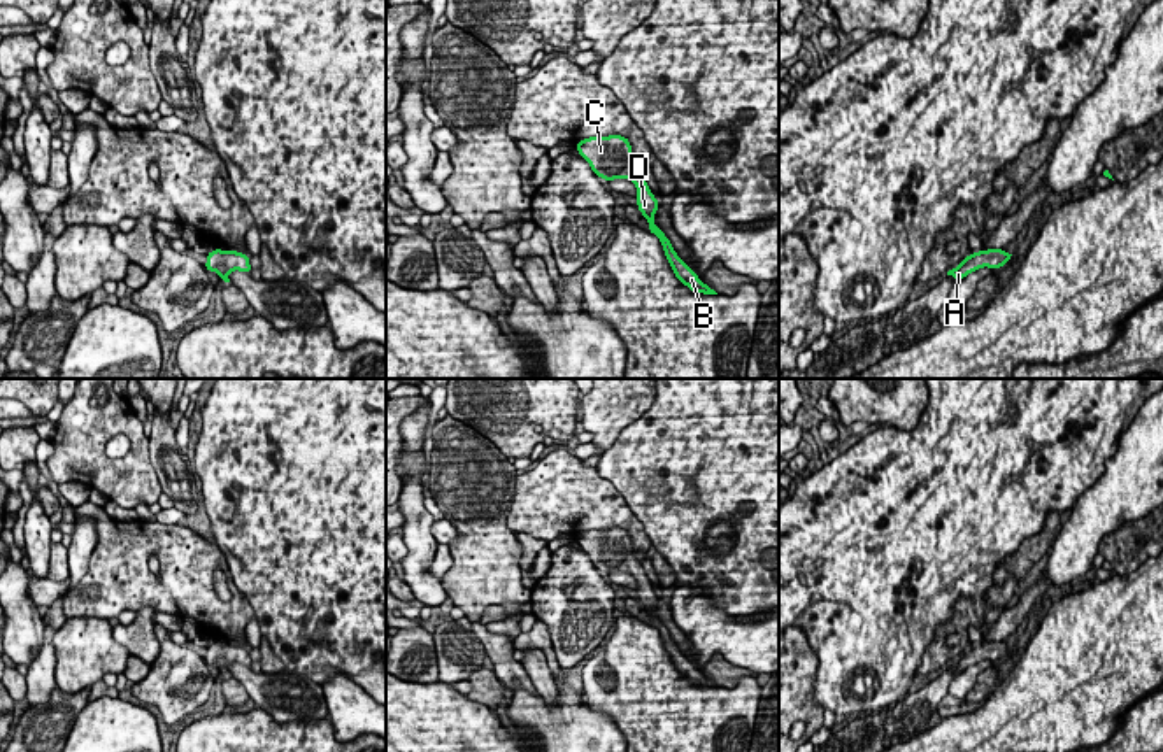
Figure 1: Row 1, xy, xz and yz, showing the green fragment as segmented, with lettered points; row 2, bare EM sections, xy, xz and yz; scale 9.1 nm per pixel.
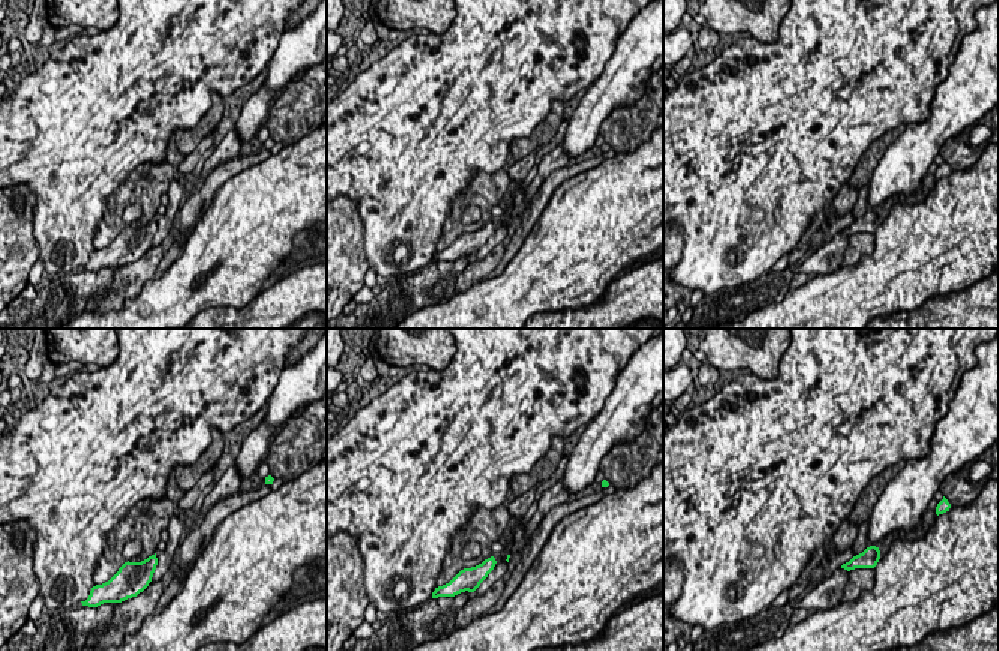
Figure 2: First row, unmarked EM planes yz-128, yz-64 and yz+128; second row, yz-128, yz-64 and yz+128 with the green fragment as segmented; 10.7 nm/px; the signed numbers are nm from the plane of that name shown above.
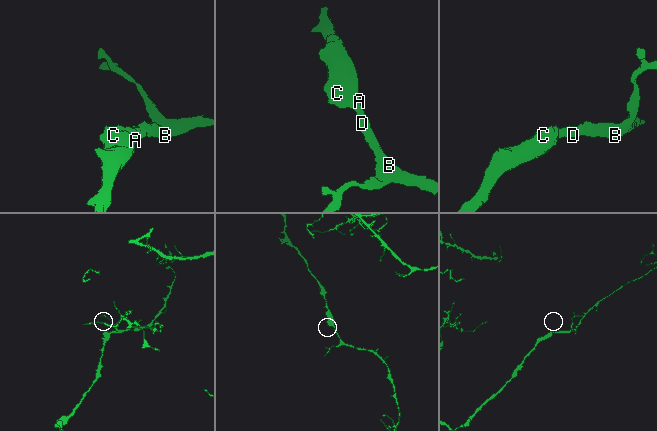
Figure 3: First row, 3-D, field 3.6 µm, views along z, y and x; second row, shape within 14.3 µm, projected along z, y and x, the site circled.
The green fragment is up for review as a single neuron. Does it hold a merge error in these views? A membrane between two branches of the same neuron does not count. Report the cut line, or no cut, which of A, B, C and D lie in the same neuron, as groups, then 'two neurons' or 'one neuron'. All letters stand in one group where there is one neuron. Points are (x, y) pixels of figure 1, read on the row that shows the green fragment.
cut none; groups A B C D; one neuron

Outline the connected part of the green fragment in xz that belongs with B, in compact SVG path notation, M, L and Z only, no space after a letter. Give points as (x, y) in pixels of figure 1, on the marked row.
M623 135L589 137L577 142L575 149L589 163L596 177L605 181L628 179L637 186L637 207L649 223L649 231L656 235L663 245L663 252L682 286L695 293L717 294L677 256L667 235L654 224L654 214L660 207L651 193L640 165L631 154L631 144Z

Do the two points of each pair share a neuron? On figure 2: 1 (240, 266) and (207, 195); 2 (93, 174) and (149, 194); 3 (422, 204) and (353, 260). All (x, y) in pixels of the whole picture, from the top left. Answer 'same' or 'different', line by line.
1: different
2: different
3: different

